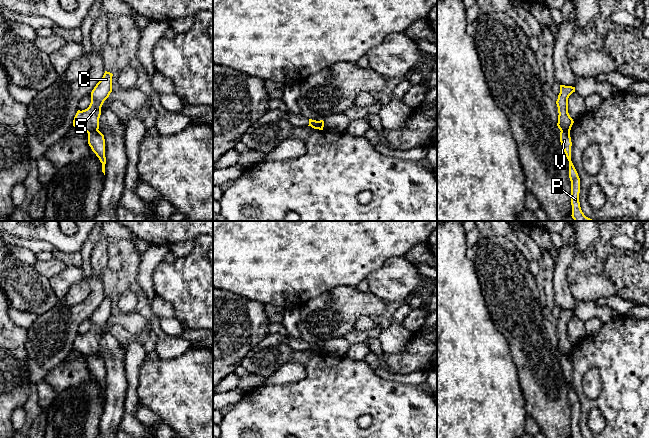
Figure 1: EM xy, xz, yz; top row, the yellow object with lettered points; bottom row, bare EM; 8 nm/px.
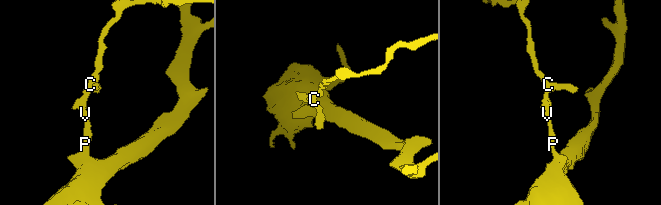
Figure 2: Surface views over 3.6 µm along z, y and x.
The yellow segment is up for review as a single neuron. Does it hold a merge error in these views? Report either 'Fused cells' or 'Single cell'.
Fused cells

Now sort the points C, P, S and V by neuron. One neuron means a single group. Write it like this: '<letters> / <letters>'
C S / P V

